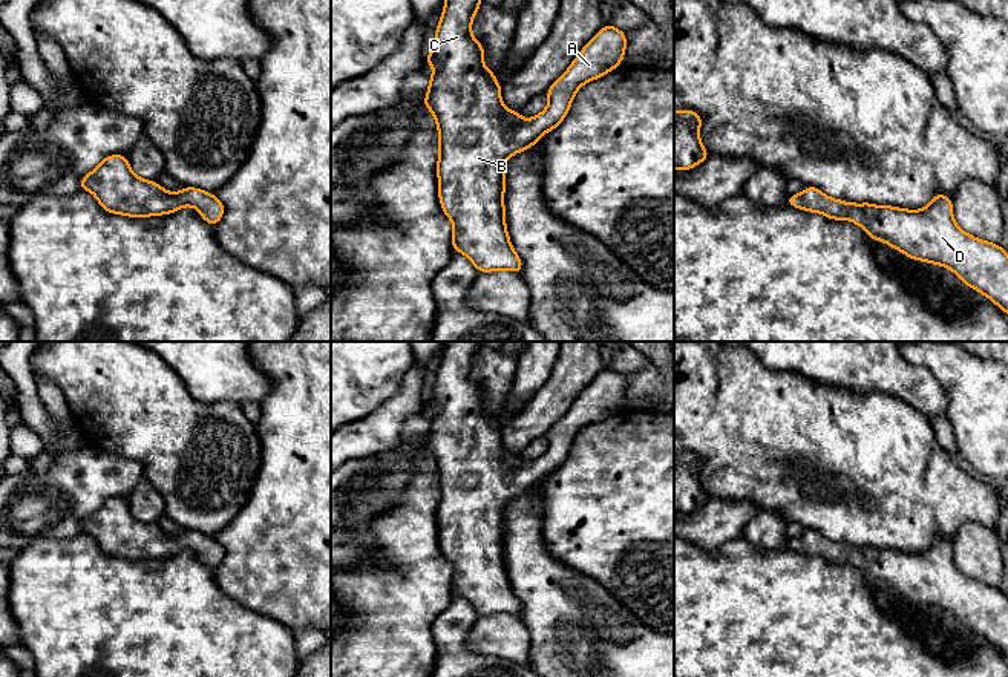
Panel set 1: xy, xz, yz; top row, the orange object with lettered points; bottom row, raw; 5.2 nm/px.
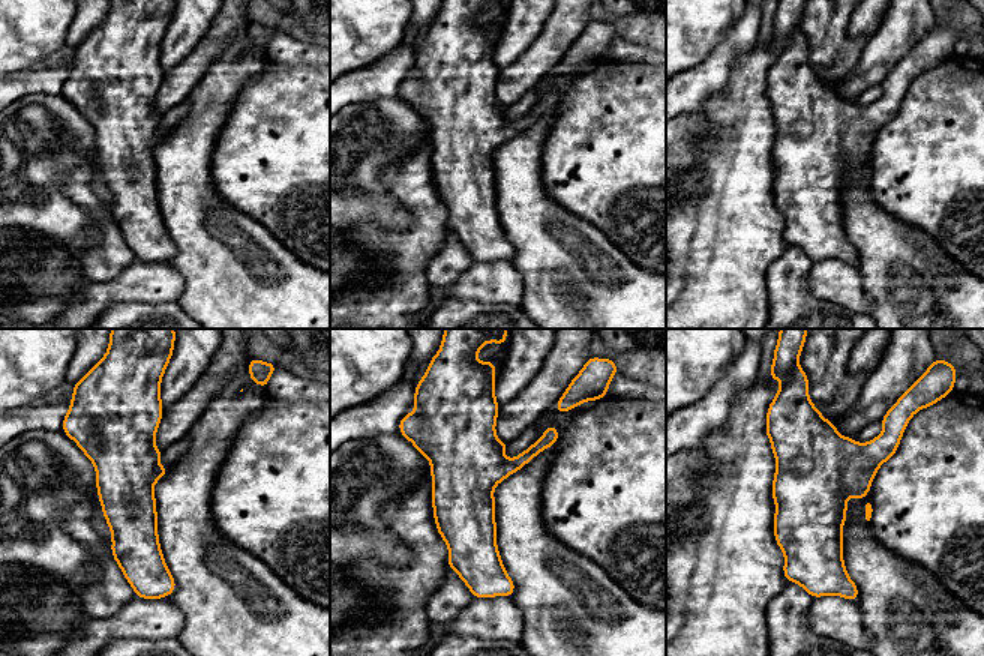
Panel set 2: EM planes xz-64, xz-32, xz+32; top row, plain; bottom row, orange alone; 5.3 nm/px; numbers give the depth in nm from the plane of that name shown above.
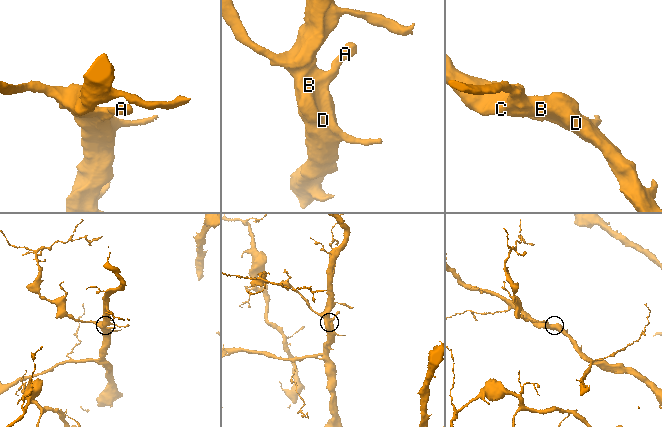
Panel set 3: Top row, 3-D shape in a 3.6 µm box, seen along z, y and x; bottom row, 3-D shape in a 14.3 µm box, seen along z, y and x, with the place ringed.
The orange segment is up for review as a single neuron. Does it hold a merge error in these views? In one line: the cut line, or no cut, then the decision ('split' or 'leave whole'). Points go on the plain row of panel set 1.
no cut | leave whole

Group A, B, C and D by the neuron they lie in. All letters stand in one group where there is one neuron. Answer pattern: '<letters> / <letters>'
A B C D

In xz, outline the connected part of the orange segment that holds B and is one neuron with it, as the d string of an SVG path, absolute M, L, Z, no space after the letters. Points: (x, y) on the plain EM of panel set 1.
M481 342L444 343L432 395L423 401L434 409L423 446L435 460L438 472L438 541L453 570L452 593L464 597L479 616L519 617L522 602L513 593L506 568L506 504L533 490L545 475L553 475L567 460L574 438L585 426L602 421L622 407L627 378L613 368L602 369L545 435L547 450L524 463L519 455L504 449L501 427L484 409L484 389L472 378L472 365L479 349Z

